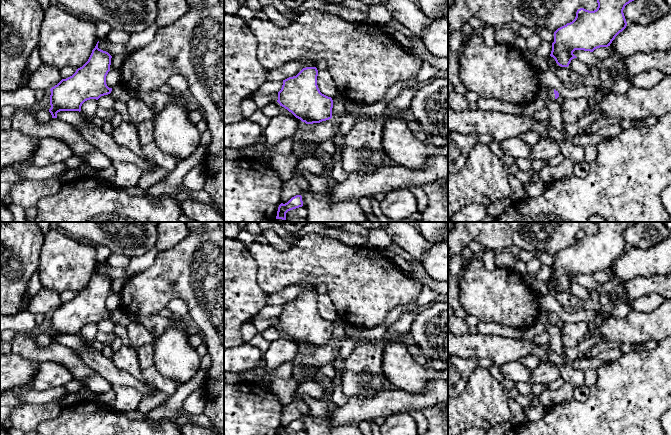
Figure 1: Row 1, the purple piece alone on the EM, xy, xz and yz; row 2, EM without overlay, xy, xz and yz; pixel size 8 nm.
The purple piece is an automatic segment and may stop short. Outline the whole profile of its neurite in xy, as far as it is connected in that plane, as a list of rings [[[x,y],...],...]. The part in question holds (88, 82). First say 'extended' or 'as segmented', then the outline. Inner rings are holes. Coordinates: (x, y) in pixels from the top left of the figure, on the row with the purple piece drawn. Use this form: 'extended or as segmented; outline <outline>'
extended; outline [[[97,42],[88,61],[76,72],[62,79],[50,89],[49,112],[52,118],[57,118],[60,111],[81,111],[82,104],[90,99],[98,100],[101,96],[110,94],[114,100],[128,102],[132,98],[141,99],[155,113],[163,110],[167,105],[178,104],[189,111],[188,101],[179,94],[163,93],[159,90],[150,93],[130,92],[117,87],[109,88],[106,76],[110,71],[112,56],[98,48]]]

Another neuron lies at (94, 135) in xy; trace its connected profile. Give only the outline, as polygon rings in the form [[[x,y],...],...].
[[[95,124],[85,127],[75,126],[82,137],[95,149],[106,155],[110,160],[134,163],[147,172],[152,168],[152,163],[131,152],[125,146],[118,145],[112,136],[106,134],[102,128]]]

